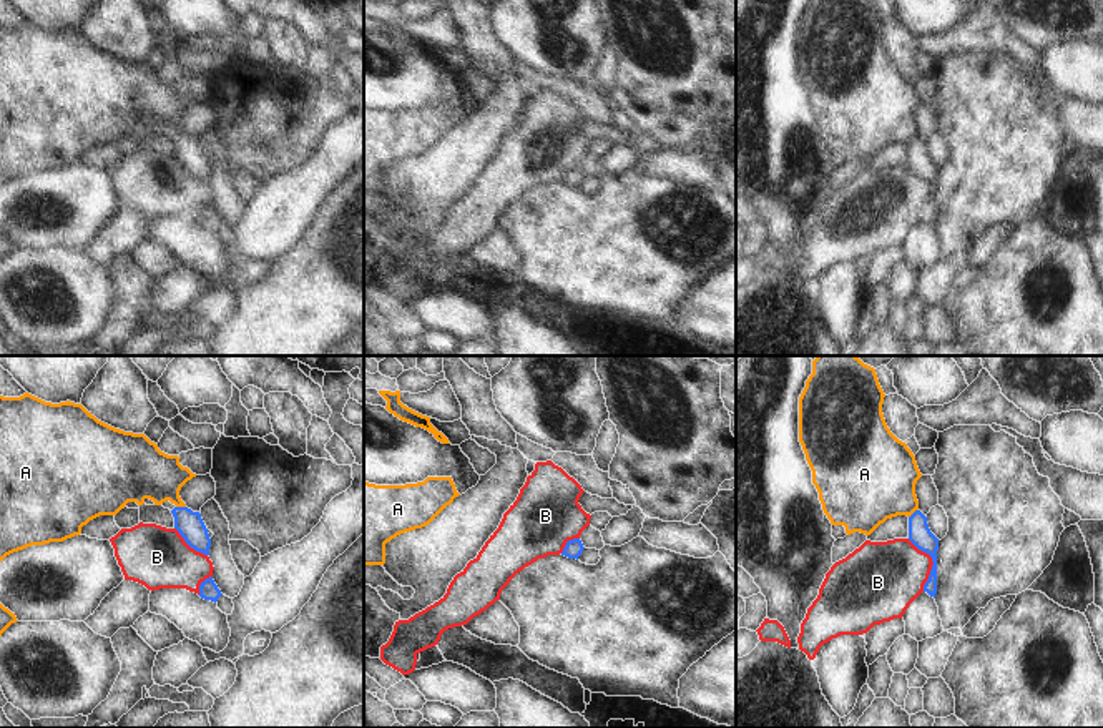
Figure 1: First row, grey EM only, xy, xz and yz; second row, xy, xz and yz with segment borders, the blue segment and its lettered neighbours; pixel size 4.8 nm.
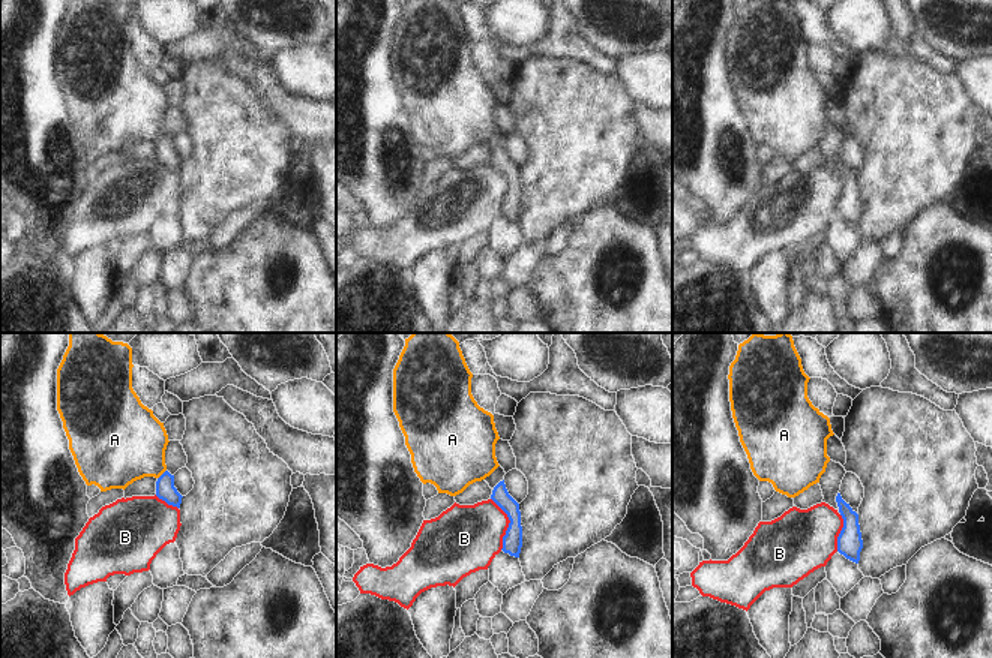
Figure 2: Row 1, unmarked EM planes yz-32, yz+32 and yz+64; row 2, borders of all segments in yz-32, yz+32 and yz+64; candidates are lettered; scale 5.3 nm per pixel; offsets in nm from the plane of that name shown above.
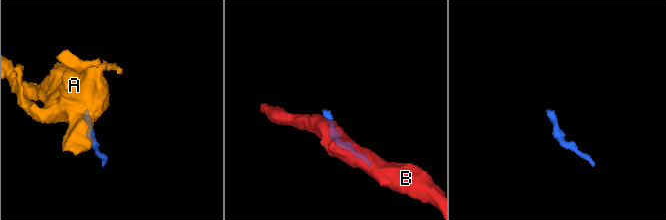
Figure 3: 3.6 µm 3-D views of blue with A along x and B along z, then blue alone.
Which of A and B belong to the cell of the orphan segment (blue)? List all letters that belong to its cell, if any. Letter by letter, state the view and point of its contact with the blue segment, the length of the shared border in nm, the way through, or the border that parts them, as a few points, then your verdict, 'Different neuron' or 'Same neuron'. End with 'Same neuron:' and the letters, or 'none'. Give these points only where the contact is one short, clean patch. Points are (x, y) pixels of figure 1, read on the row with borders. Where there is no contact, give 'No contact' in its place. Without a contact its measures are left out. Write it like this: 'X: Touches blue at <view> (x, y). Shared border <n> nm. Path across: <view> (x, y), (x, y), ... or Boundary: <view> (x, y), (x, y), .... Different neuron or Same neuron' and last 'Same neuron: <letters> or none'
A: Touches blue at xy (181, 507). Shared border 50 nm. Boundary: xy (176, 506), (185, 507). Different neuron
B: Touches blue at yz (932, 560). Shared border 260 nm. Boundary: yz (907, 539), (924, 550), (932, 562), (924, 590). Different neuron
Same neuron: none

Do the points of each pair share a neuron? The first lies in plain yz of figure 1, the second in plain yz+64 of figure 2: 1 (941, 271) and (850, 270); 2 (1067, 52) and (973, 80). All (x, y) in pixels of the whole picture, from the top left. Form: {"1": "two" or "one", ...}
{"1": "one", "2": "one"}

